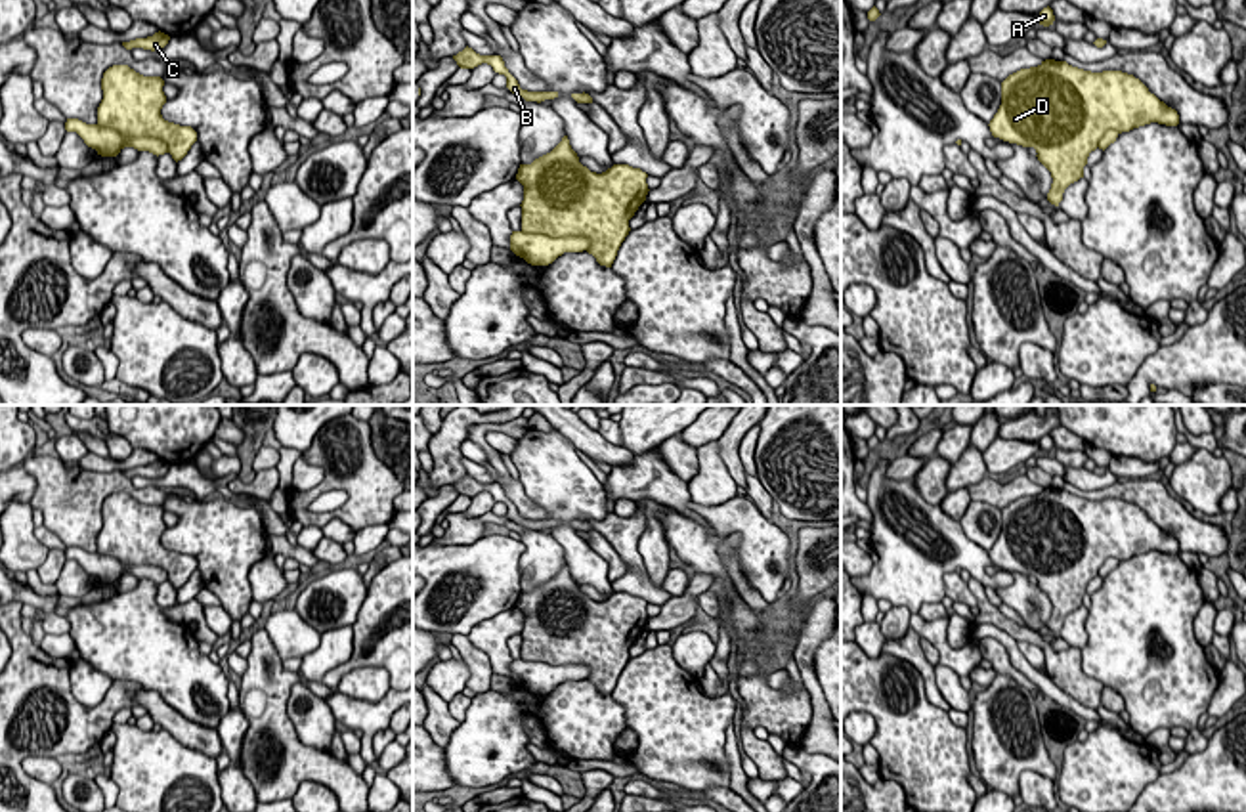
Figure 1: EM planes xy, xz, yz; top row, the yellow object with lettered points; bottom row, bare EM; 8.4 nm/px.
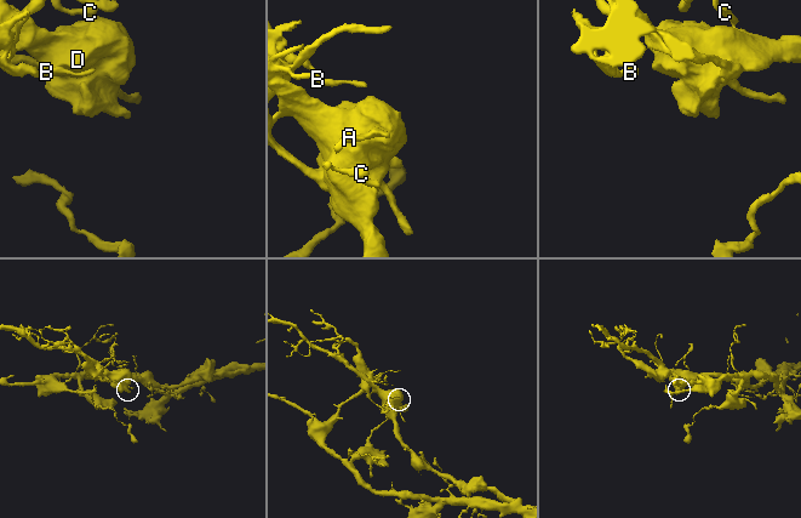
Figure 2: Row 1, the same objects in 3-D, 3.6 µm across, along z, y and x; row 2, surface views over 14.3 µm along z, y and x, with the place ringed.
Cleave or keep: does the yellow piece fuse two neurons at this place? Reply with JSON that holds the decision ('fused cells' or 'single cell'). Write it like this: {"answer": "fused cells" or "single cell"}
{"answer": "fused cells"}

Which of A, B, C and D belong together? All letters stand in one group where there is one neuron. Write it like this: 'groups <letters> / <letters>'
groups A C D / B

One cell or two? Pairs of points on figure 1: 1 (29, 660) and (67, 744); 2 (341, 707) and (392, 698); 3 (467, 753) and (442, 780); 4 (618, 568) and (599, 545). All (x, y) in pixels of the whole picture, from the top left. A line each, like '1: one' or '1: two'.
1: one
2: one
3: two
4: one

